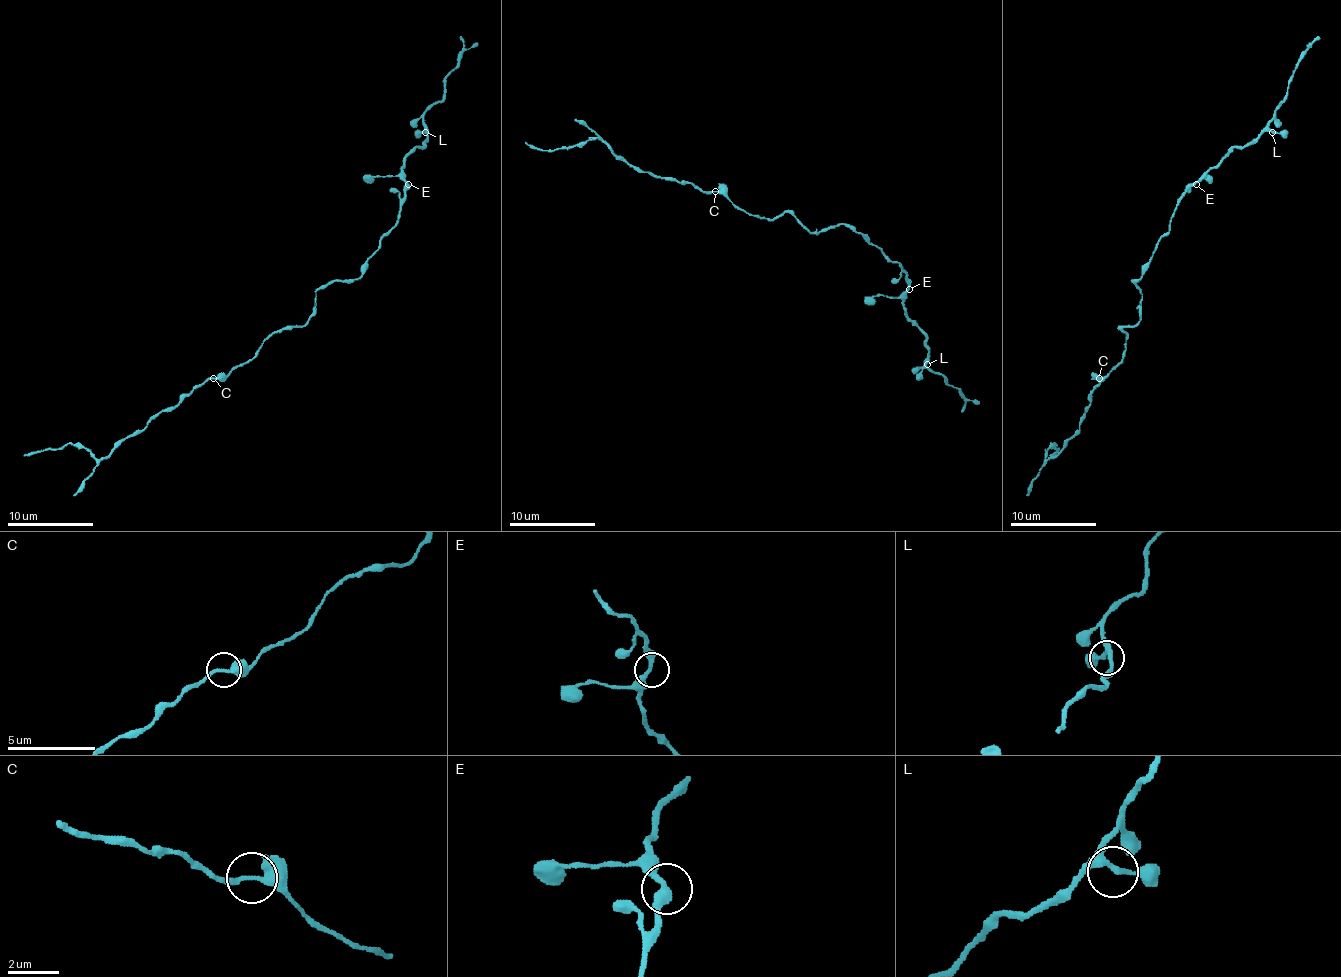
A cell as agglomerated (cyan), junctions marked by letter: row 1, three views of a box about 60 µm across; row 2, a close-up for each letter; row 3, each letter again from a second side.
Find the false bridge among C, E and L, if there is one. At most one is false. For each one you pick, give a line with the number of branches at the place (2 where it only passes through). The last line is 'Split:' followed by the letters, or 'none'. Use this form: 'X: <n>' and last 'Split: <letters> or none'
Split: none

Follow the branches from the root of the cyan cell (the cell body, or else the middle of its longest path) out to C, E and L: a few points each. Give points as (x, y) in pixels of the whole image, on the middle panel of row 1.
C: (817, 235), (786, 211), (771, 220), (756, 218), (737, 209), (715, 192)
E: (817, 235), (819, 230), (827, 230), (836, 224), (849, 224), (877, 246), (890, 261), (901, 265), (909, 289)
L: (817, 235), (836, 224), (849, 224), (890, 261), (901, 265), (907, 282), (905, 315), (927, 338), (927, 364)

